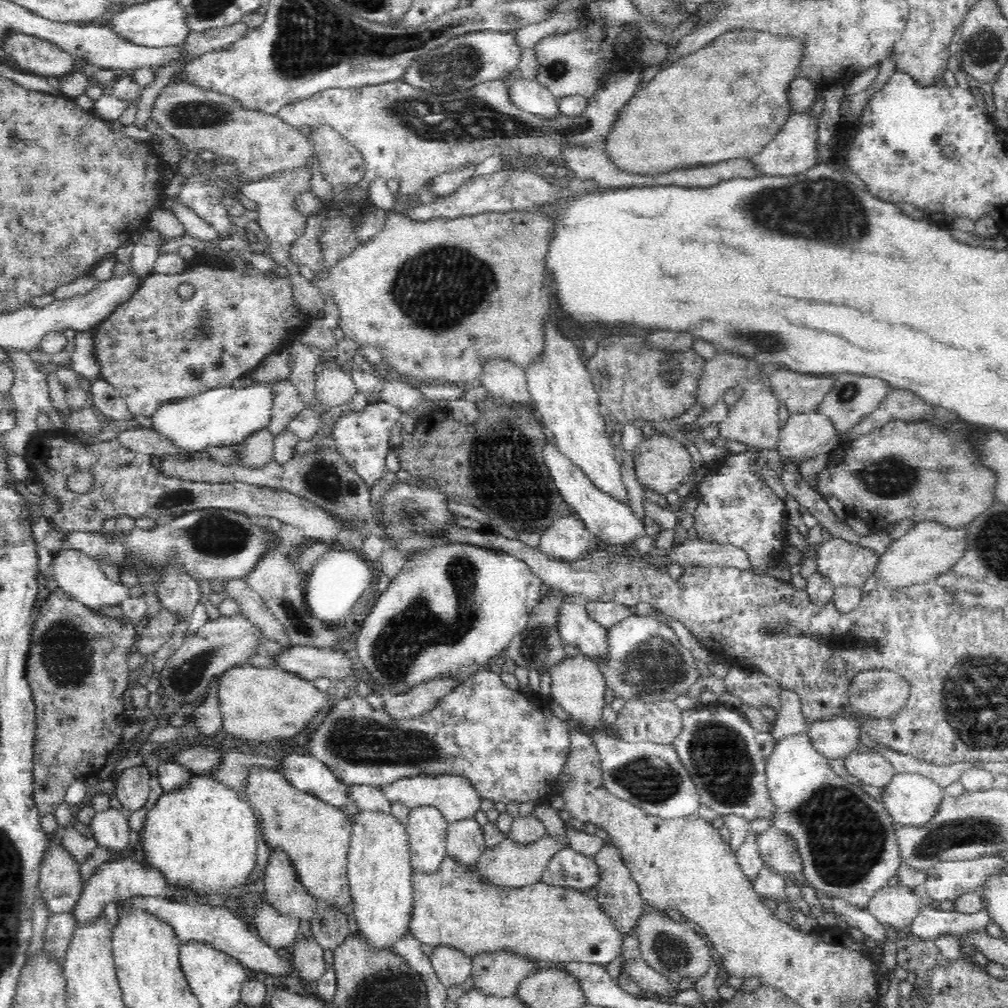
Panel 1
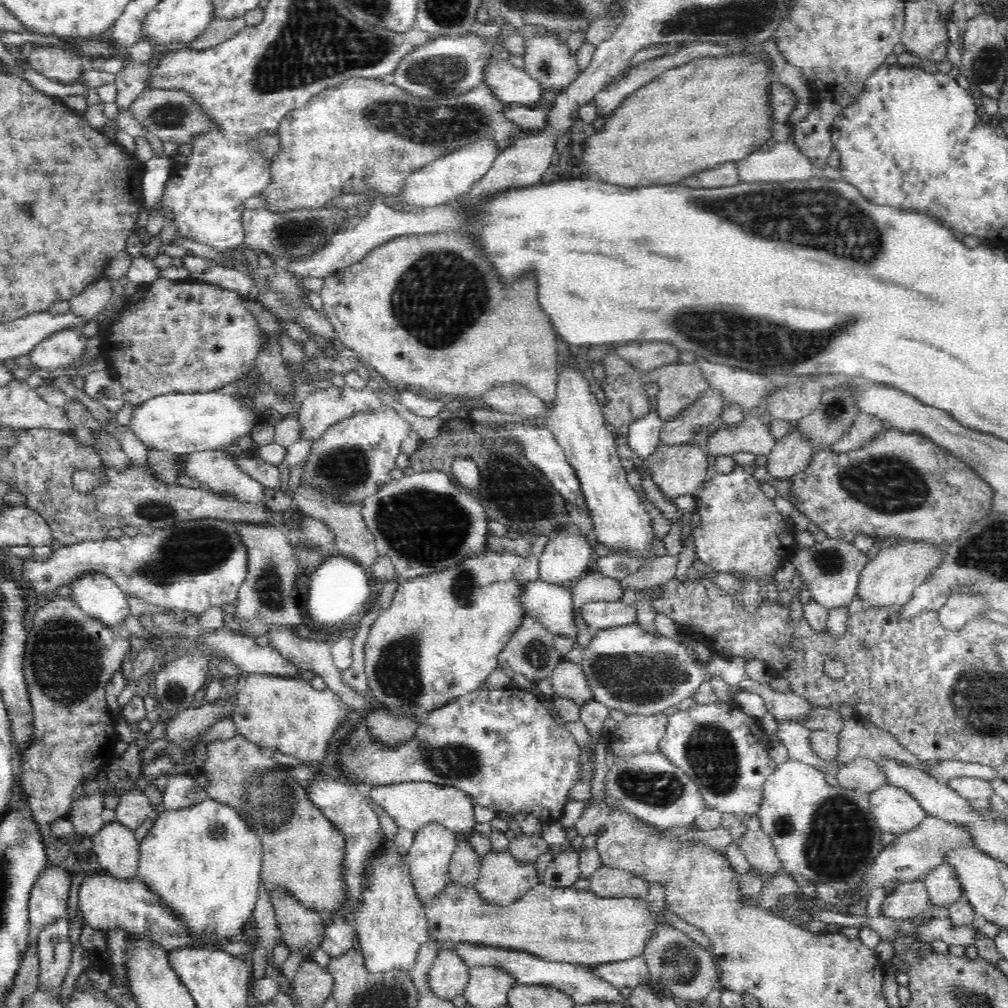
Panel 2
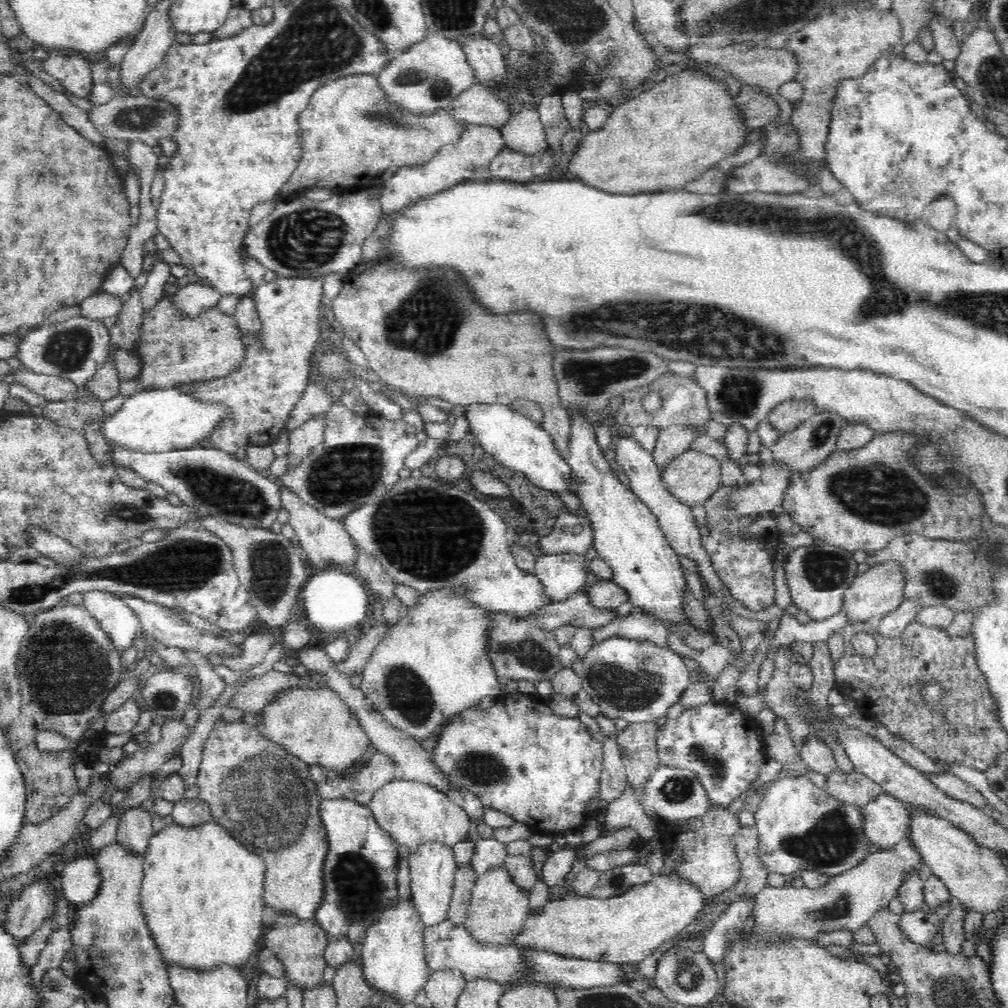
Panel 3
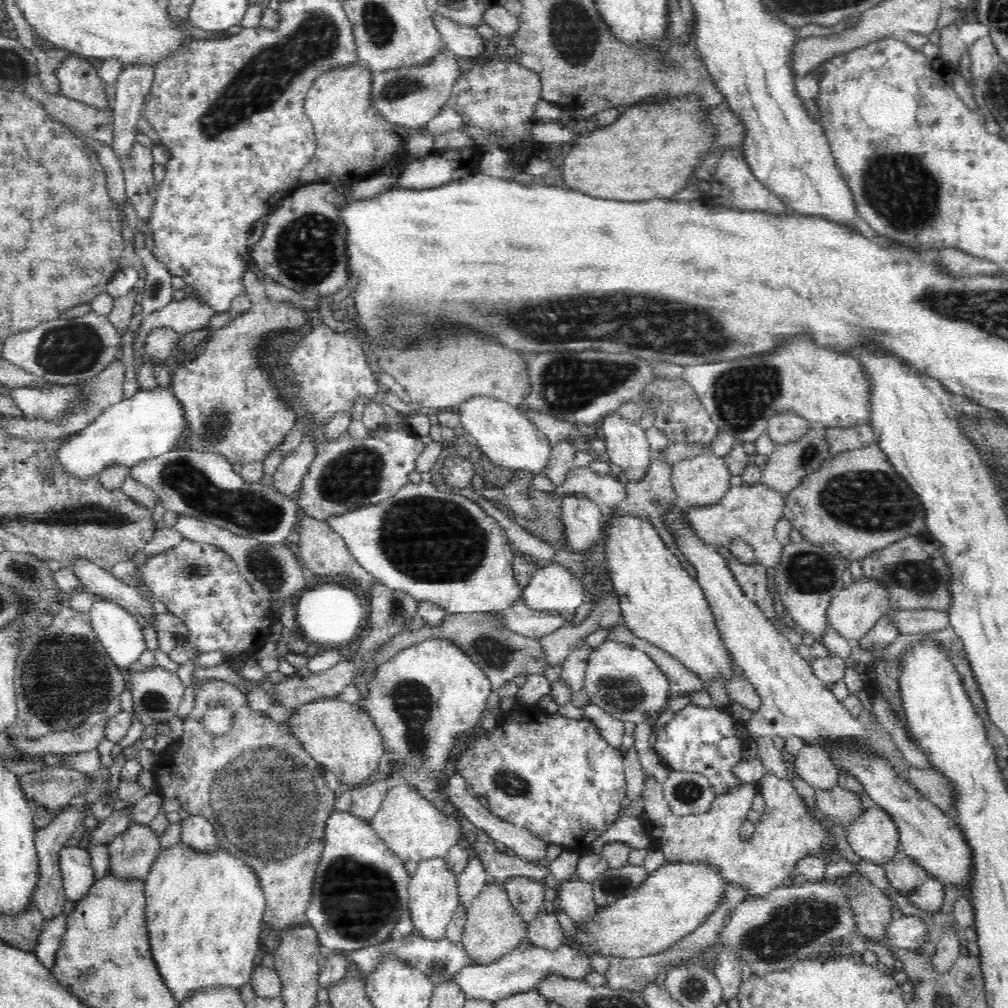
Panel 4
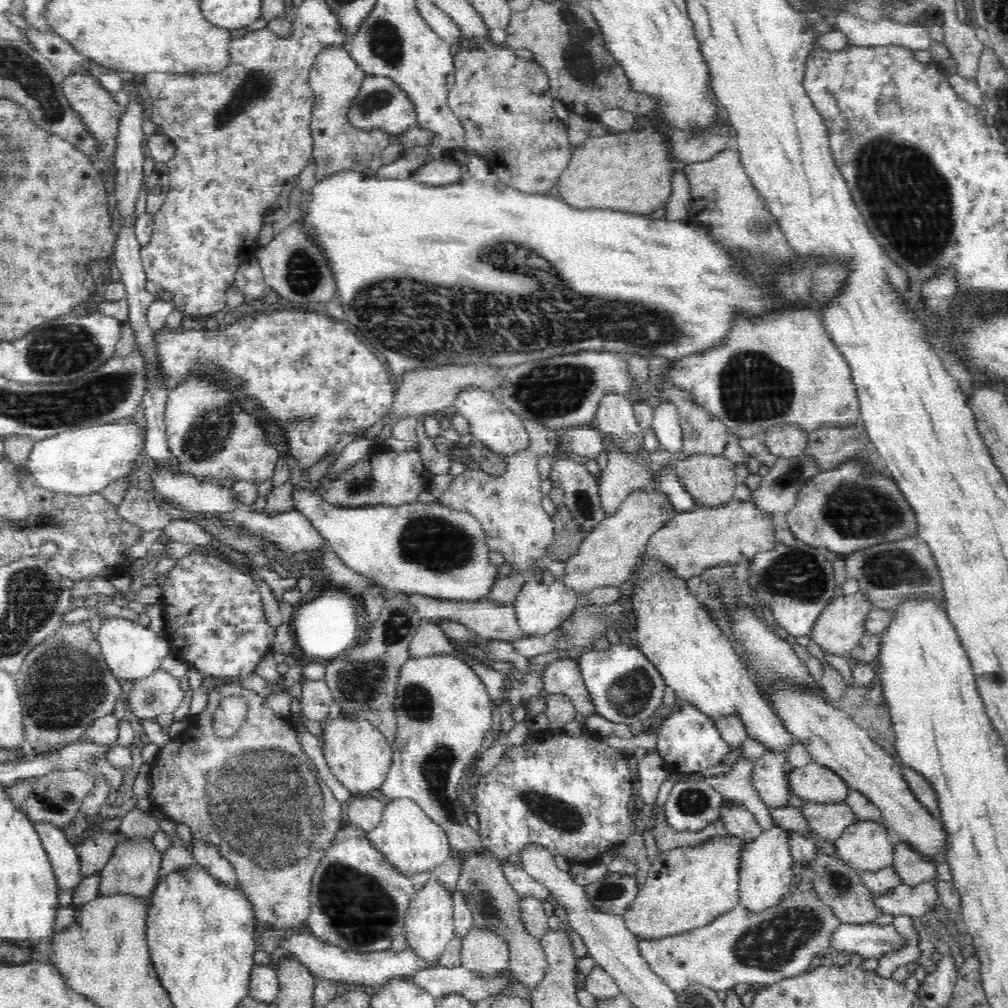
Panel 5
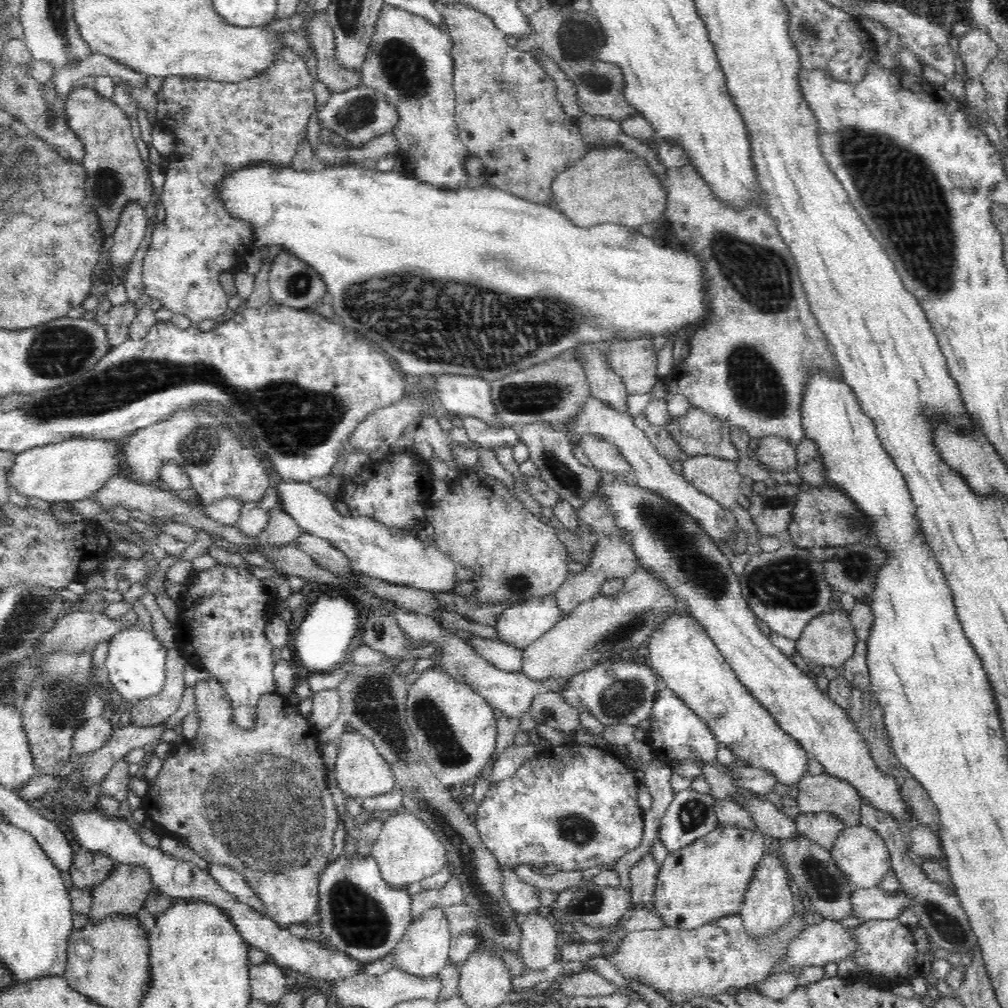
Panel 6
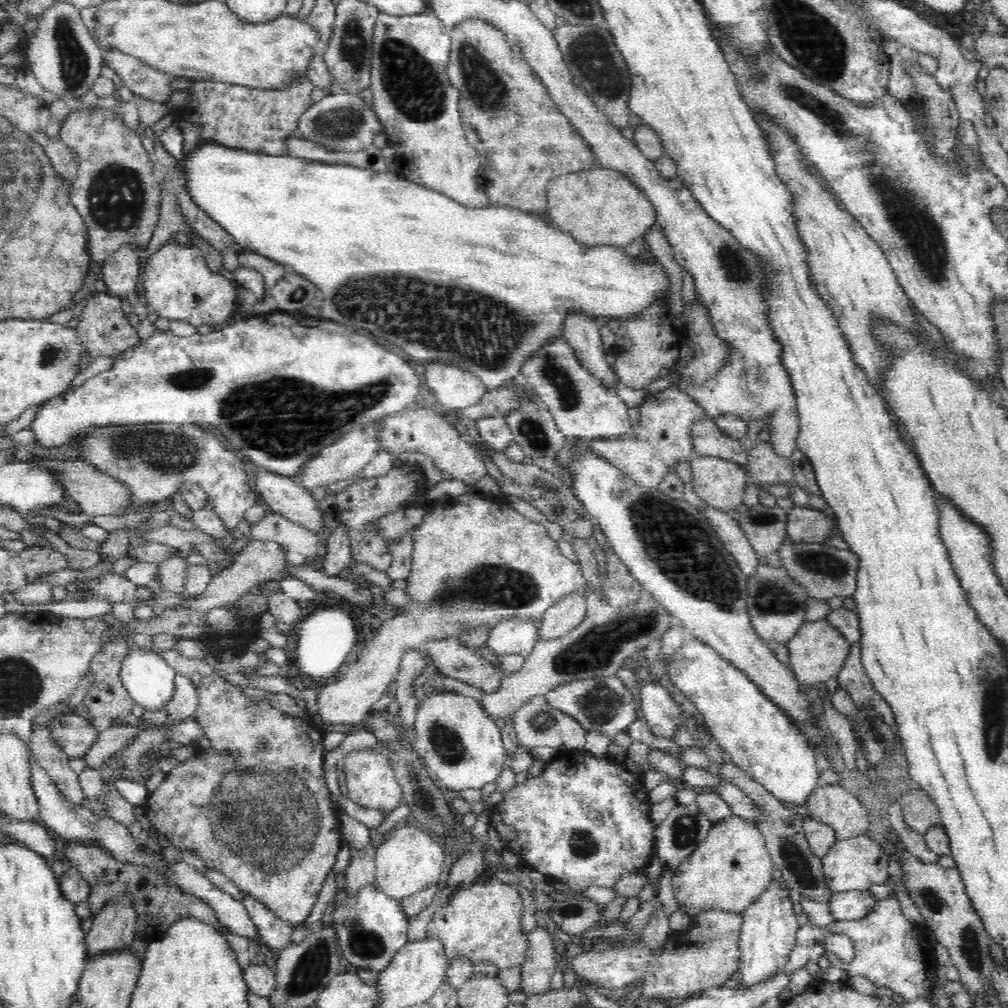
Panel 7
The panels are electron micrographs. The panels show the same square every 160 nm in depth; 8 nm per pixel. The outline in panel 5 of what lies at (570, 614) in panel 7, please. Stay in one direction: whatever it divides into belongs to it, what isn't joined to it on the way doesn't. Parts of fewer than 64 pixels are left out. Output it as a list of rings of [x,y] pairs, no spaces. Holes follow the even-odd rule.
[[[653,491],[632,493],[618,513],[606,517],[594,530],[585,536],[578,552],[570,557],[566,564],[563,584],[577,595],[590,597],[594,589],[606,586],[620,587],[633,574],[638,560],[644,556],[644,550],[650,537],[658,532],[677,514],[676,509],[668,503],[666,495]]]

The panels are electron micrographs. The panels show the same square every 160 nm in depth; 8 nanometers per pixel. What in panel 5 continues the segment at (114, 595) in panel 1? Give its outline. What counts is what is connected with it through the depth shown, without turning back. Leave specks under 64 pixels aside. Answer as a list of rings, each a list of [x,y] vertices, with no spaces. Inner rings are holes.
[[[110,618],[101,623],[97,641],[110,671],[118,680],[129,680],[133,684],[160,669],[162,660],[168,658],[171,653],[171,642],[166,636],[162,637],[140,623],[131,622],[126,618]]]

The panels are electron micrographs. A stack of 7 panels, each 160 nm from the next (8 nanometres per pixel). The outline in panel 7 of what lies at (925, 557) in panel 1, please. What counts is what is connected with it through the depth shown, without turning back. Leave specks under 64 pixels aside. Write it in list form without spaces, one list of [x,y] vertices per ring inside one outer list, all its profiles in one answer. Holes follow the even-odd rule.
[[[824,619],[803,622],[799,632],[784,645],[788,649],[789,658],[786,665],[793,672],[798,685],[800,685],[800,691],[804,691],[804,694],[808,694],[810,688],[823,691],[824,683],[839,675],[851,648],[851,644],[843,638],[843,635]]]

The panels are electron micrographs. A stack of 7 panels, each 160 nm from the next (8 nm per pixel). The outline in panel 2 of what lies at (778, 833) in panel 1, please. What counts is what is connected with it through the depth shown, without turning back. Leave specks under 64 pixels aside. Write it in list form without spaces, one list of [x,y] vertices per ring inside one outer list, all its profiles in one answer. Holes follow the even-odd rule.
[[[761,828],[748,830],[742,836],[742,840],[738,840],[737,844],[752,865],[753,870],[767,873],[783,872],[782,859],[778,857],[770,836]]]

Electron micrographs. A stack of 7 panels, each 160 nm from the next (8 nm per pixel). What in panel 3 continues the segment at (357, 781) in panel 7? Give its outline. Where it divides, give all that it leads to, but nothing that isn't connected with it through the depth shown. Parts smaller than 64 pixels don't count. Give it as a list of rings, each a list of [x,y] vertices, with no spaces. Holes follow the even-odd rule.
[[[324,686],[286,687],[262,707],[255,730],[259,736],[275,742],[279,748],[309,766],[324,766],[336,774],[358,766],[372,750],[366,731],[358,725],[341,698]]]

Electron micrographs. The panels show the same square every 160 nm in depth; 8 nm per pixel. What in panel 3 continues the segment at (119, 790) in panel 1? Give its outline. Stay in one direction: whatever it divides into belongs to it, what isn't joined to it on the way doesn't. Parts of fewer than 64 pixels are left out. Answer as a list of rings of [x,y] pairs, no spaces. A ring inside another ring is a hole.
[[[142,805],[130,807],[119,817],[117,841],[131,852],[146,854],[147,842],[155,832],[152,829],[152,813]]]

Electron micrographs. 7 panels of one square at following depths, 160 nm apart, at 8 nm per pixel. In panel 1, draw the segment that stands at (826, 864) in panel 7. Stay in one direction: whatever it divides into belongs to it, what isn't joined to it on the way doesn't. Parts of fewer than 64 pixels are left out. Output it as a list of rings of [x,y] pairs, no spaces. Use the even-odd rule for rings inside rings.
[[[897,772],[890,782],[882,788],[882,803],[890,811],[890,815],[898,826],[924,826],[930,822],[945,797],[945,788],[934,780],[916,772]]]

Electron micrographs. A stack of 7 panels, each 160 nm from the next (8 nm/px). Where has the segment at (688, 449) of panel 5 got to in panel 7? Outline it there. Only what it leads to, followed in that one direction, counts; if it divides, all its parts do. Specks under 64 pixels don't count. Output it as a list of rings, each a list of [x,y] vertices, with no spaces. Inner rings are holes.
[[[711,418],[701,420],[691,426],[693,452],[698,457],[718,457],[738,463],[747,464],[749,451],[738,438],[722,433]]]

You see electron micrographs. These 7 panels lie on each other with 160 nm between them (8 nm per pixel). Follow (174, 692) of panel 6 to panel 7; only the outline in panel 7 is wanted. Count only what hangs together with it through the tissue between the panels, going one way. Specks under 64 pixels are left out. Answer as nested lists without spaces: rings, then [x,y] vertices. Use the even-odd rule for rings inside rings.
[[[176,674],[175,693],[172,702],[162,712],[145,713],[144,717],[150,719],[150,725],[164,727],[176,725],[190,718],[195,718],[200,700],[197,686],[192,683],[190,677]],[[134,725],[112,726],[98,733],[96,742],[92,744],[90,749],[86,750],[86,754],[82,758],[85,760],[86,766],[100,767],[106,758],[111,758],[112,754],[126,746],[126,742],[130,738],[135,738],[138,735],[138,729]]]

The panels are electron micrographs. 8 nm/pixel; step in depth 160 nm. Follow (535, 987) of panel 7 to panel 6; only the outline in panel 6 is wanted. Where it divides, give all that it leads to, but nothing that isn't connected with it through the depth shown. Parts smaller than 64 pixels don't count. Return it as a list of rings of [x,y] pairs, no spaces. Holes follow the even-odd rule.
[[[528,913],[528,918],[521,924],[519,944],[526,968],[534,972],[548,968],[554,960],[558,933],[558,927],[551,918]]]

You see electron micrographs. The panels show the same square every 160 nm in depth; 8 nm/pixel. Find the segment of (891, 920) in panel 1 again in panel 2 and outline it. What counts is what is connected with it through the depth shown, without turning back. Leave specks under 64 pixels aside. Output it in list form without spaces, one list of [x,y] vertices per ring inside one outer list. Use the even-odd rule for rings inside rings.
[[[922,878],[901,882],[890,896],[885,896],[880,914],[895,919],[912,918],[924,912],[929,903],[927,886]]]

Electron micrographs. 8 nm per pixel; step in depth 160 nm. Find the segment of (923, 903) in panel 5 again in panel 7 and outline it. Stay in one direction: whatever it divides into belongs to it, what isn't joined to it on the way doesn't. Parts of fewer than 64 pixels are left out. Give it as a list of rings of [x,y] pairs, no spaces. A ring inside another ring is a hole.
[[[869,890],[833,892],[828,900],[828,907],[835,922],[864,918],[874,904],[876,898]]]

